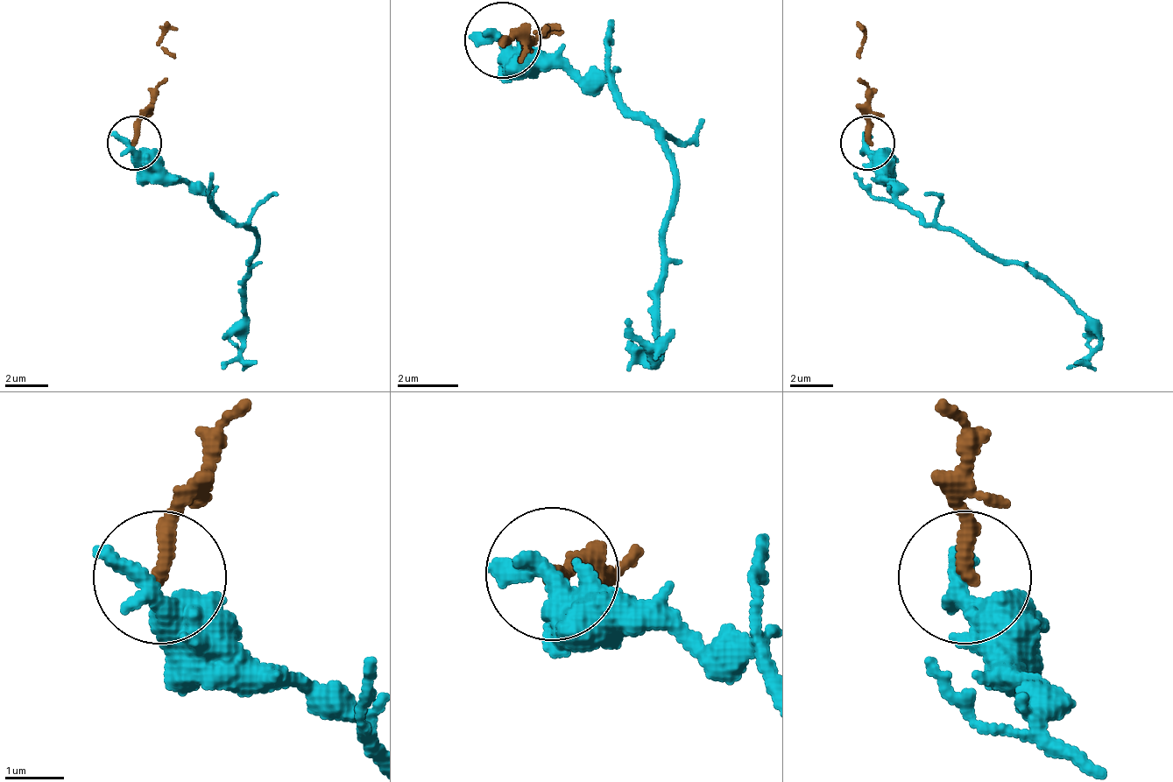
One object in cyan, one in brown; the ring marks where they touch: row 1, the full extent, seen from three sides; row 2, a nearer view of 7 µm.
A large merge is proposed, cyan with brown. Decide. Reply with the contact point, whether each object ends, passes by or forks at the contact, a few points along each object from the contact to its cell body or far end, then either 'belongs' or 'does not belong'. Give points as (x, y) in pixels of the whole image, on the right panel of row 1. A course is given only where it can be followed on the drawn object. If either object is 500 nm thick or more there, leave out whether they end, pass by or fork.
at (867, 143); cyan ends there; brown ends there; cyan runs (866, 141), (888, 185), (936, 228), (958, 234), (1035, 266), (1084, 320), (1089, 337), (1089, 353), (1067, 369); brown runs (866, 141), (861, 59), (866, 32), (855, 22); does not belong

